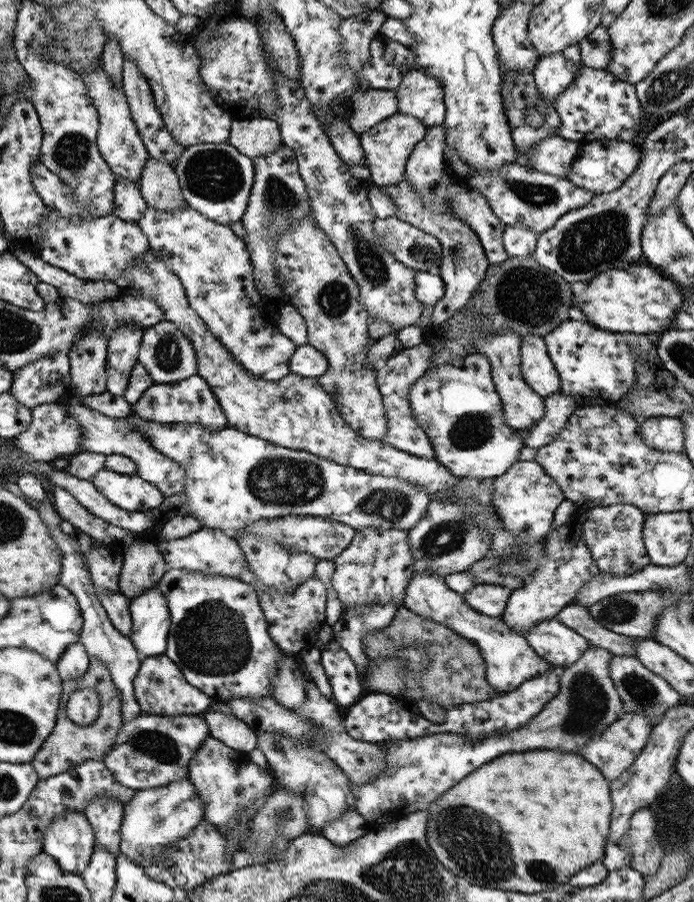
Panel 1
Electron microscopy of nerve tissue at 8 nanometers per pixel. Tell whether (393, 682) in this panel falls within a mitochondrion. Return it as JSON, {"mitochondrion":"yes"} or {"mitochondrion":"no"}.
{"mitochondrion":"yes"}

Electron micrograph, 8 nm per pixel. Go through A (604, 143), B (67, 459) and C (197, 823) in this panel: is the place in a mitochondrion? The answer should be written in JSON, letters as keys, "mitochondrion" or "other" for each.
{"A":"other","B":"other","C":"other"}

